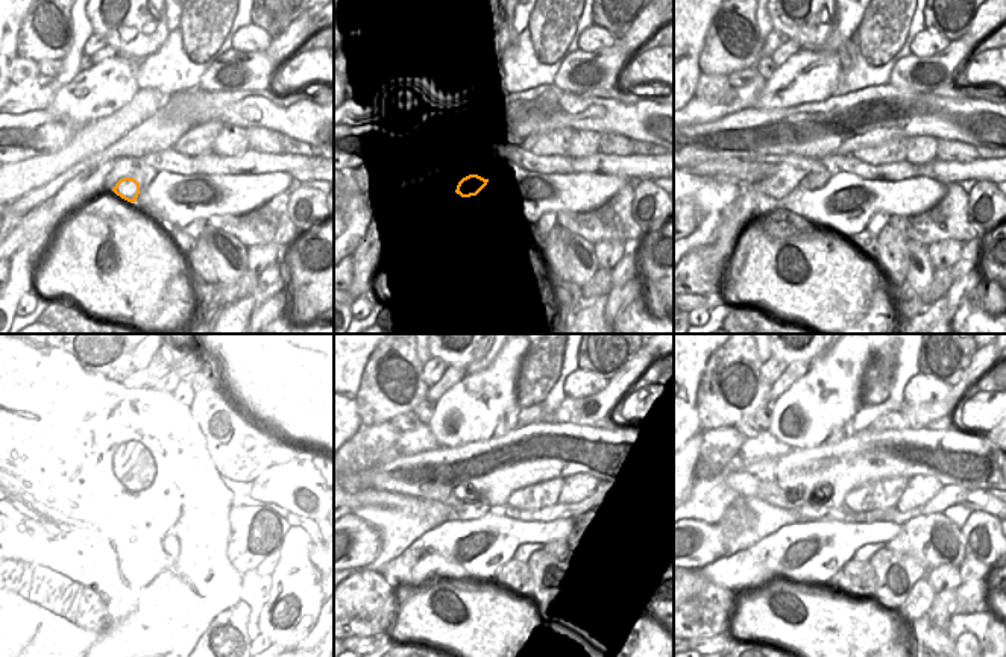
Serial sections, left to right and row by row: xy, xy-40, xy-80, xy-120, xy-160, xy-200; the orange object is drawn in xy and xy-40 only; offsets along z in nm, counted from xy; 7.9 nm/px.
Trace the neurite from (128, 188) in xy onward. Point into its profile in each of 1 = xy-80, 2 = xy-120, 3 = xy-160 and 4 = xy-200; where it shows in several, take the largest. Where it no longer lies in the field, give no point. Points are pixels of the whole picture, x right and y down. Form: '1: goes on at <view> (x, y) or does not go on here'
1: goes on at xy-80 (814, 181)
2: goes on at xy-120 (132, 516)
3: goes on at xy-160 (466, 512)
4: goes on at xy-200 (811, 510)

